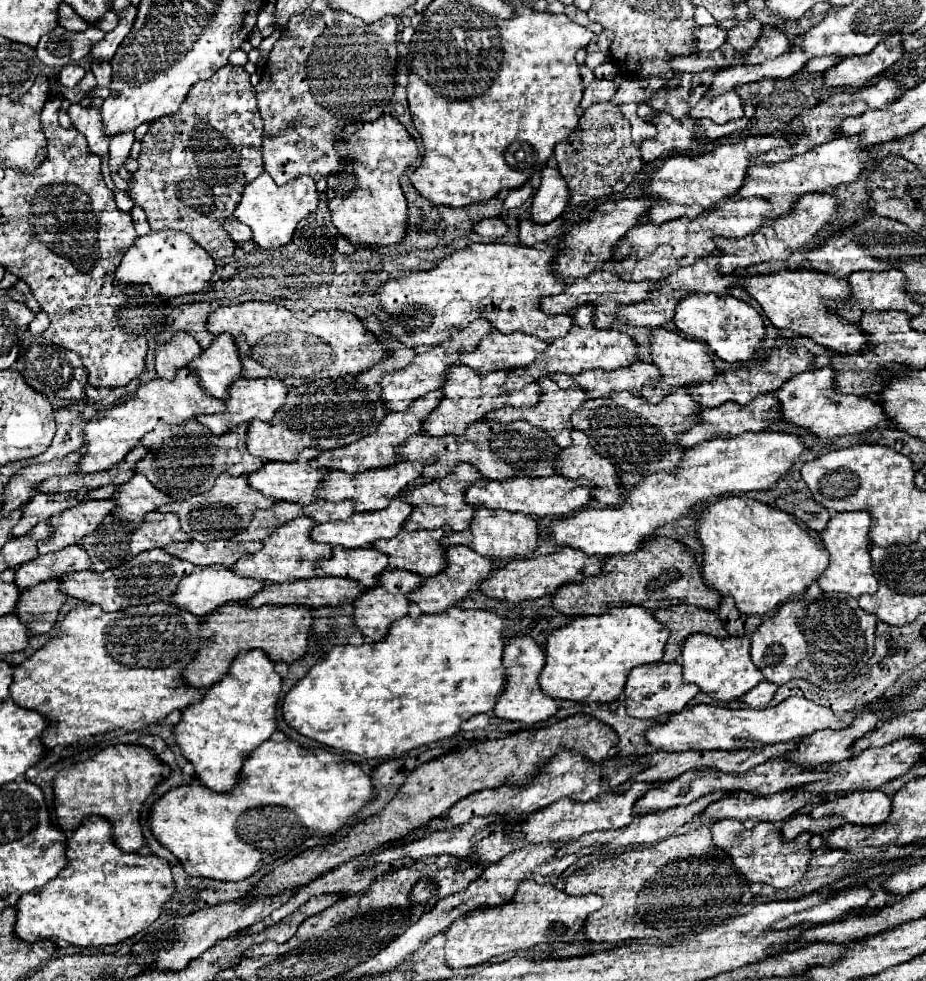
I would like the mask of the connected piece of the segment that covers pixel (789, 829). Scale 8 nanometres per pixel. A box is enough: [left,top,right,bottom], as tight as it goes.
[783,813,813,841]

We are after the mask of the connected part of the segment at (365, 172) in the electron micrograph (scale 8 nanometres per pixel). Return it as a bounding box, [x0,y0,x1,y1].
[327,115,419,245]

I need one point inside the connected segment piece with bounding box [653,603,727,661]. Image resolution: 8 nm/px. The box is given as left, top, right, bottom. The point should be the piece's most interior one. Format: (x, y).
(681, 620)

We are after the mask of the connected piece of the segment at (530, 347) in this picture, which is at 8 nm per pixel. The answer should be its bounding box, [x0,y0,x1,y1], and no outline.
[459,333,545,375]

